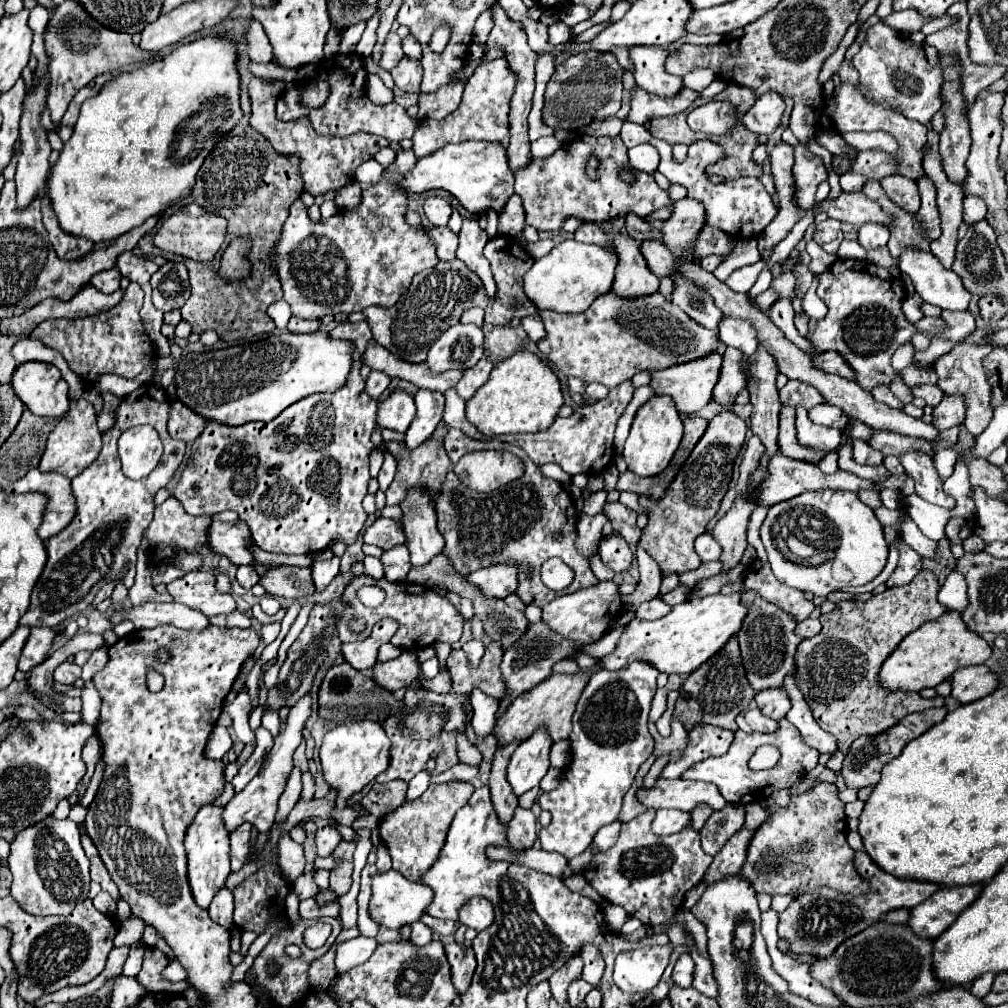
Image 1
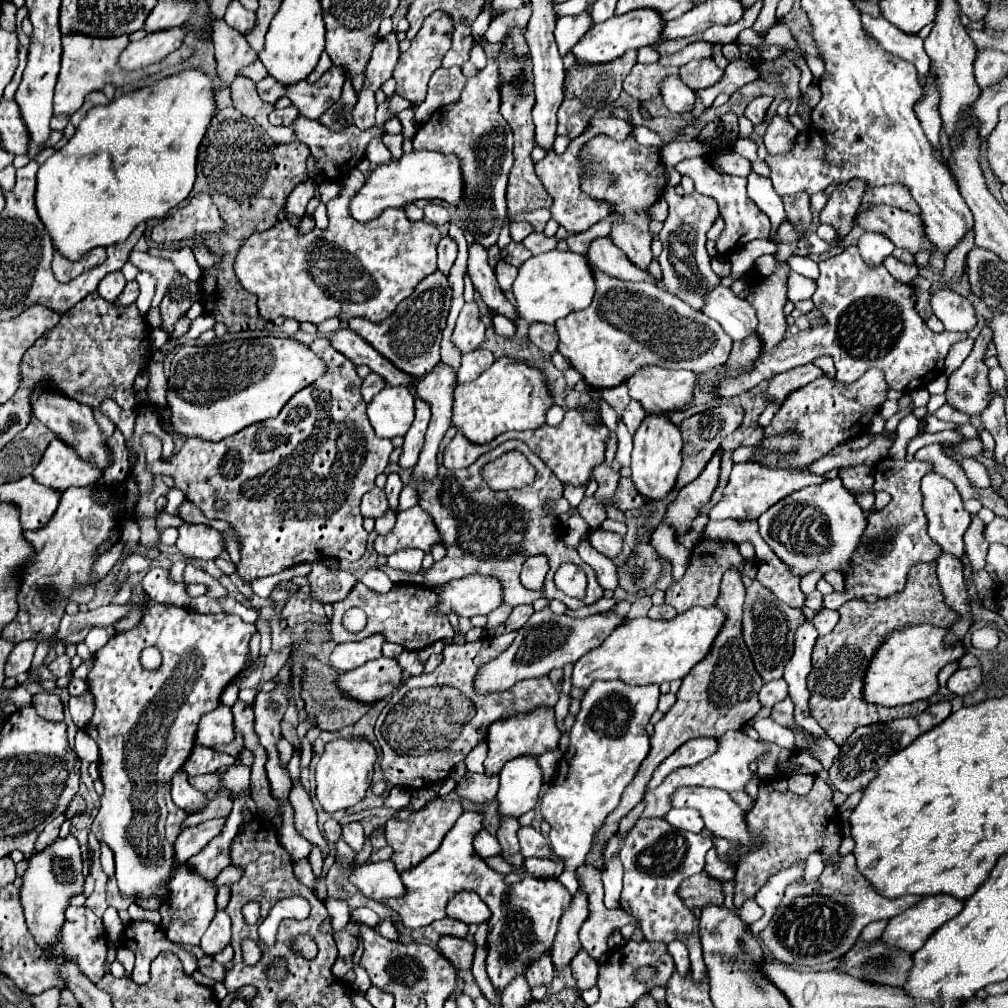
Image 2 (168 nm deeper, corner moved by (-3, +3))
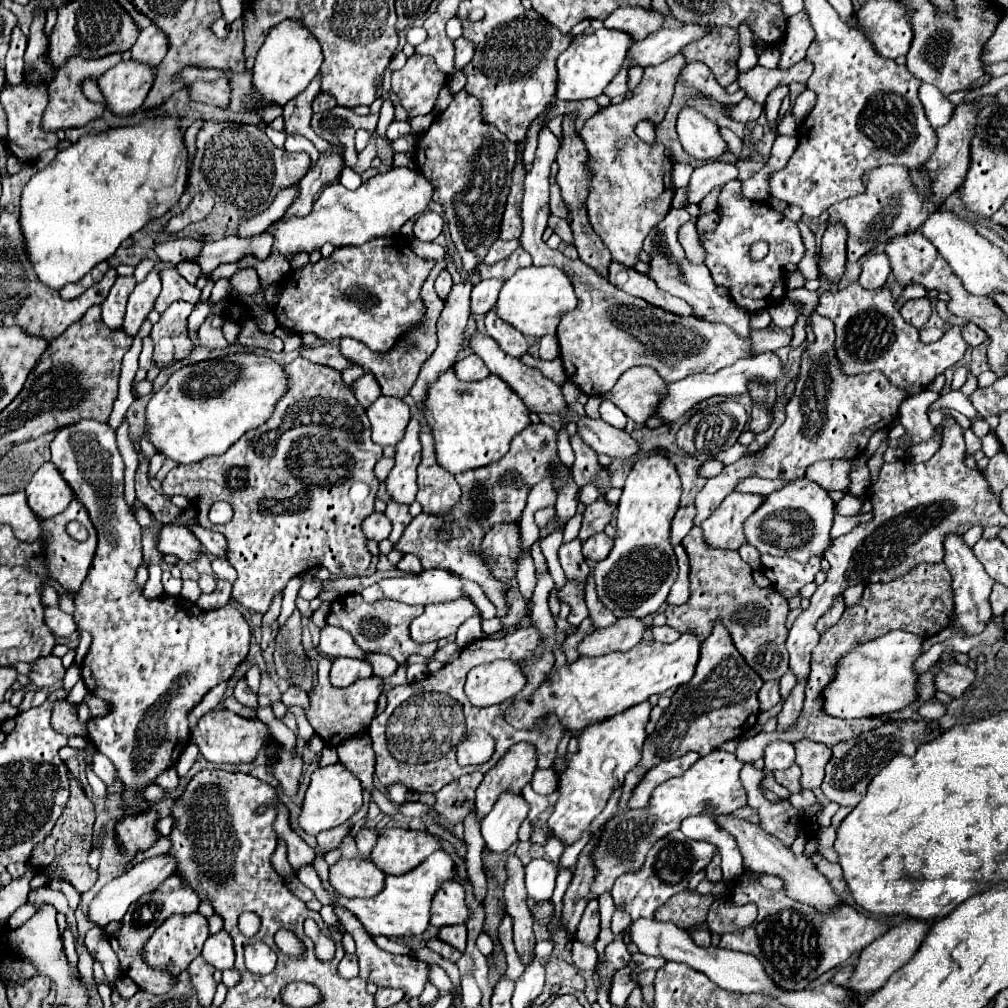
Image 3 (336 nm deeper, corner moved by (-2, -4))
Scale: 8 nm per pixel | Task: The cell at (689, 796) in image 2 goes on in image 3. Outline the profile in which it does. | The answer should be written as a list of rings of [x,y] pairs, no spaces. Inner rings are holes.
[[[709,810],[703,812],[705,816],[713,818],[725,832],[729,832],[737,846],[739,846],[739,852],[743,856],[743,866],[751,872],[767,872],[767,874],[777,874],[785,880],[785,890],[789,896],[793,896],[793,900],[799,900],[799,902],[805,902],[805,904],[813,904],[815,908],[819,908],[821,912],[827,912],[833,904],[837,904],[837,896],[833,894],[829,882],[825,880],[825,876],[821,876],[817,870],[815,870],[815,864],[805,858],[805,856],[793,856],[789,848],[785,848],[781,844],[781,840],[777,840],[773,834],[767,834],[761,826],[749,822],[749,820],[743,820],[743,818],[737,818],[733,814],[711,814]]]

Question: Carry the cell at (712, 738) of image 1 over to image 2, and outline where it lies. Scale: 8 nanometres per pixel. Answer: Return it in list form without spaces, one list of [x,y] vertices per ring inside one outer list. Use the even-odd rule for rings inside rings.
[[[706,737],[686,741],[686,745],[682,745],[678,751],[674,751],[670,757],[666,757],[666,759],[658,765],[658,769],[654,771],[654,775],[652,775],[652,779],[650,779],[650,783],[648,783],[646,789],[658,787],[658,785],[664,781],[664,777],[666,777],[668,773],[672,773],[674,769],[690,767],[690,765],[700,763],[702,759],[710,757],[710,755],[716,751],[716,747],[718,747],[718,741],[716,741],[716,739],[706,739]]]

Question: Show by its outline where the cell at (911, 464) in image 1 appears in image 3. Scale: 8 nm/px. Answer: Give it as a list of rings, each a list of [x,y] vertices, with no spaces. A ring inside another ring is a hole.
[[[951,532],[945,536],[945,558],[943,564],[947,566],[951,578],[953,578],[953,602],[955,602],[955,628],[963,628],[969,636],[981,634],[989,622],[991,614],[991,604],[989,604],[989,594],[993,586],[993,578],[981,568],[981,562],[973,554],[973,550],[965,544],[963,534]]]

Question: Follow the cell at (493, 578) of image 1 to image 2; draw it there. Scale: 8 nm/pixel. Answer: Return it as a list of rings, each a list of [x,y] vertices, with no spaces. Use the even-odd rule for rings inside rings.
[[[464,577],[454,579],[440,587],[438,593],[438,605],[434,607],[434,613],[438,615],[450,615],[456,613],[458,617],[474,617],[474,615],[488,615],[502,603],[502,587],[494,577]]]

